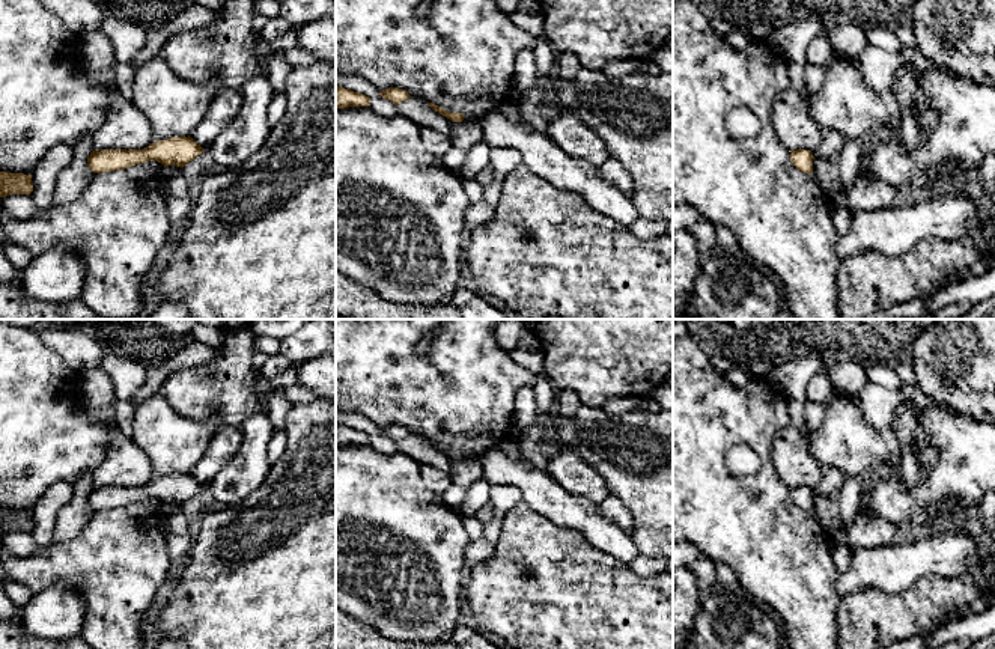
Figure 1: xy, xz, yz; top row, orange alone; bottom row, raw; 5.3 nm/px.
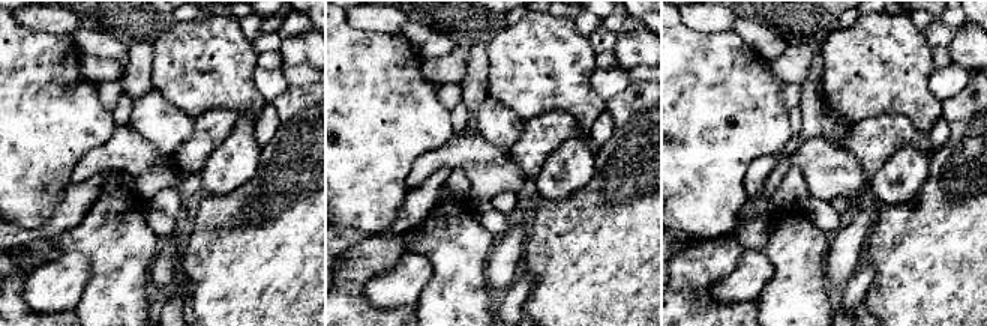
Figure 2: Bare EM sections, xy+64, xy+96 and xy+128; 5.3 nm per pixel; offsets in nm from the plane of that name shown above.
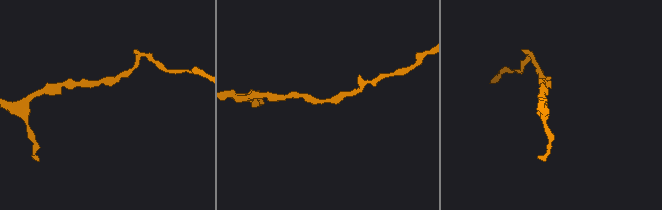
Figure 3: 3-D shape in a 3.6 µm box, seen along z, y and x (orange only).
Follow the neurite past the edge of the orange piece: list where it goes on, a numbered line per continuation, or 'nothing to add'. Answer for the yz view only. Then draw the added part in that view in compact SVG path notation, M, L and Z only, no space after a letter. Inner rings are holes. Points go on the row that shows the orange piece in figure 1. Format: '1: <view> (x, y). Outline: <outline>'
nothing to add

